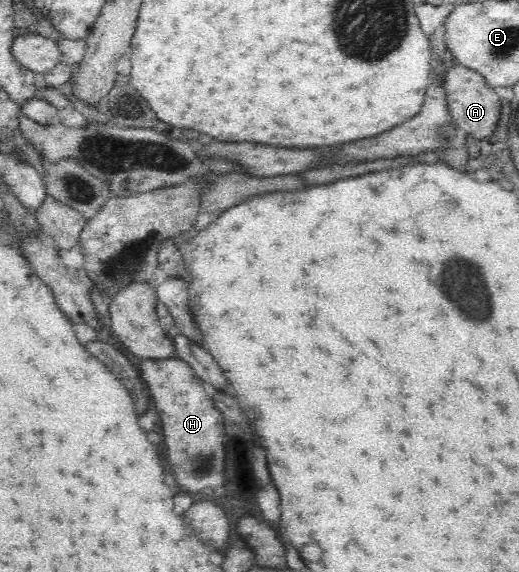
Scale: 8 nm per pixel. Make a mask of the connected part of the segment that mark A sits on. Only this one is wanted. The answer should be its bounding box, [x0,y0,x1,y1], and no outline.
[445,64,501,140]

